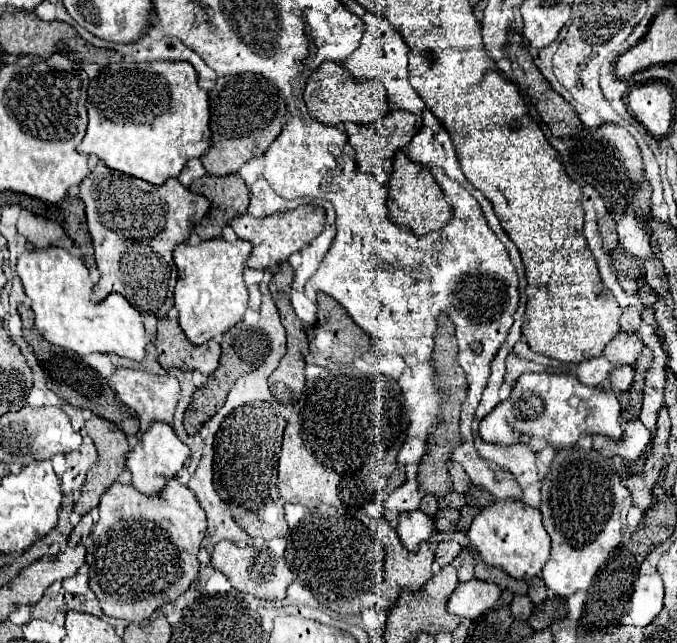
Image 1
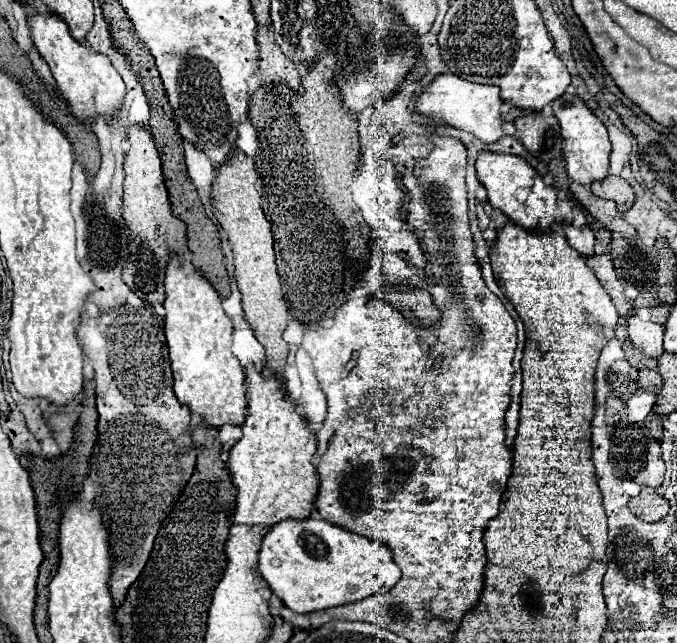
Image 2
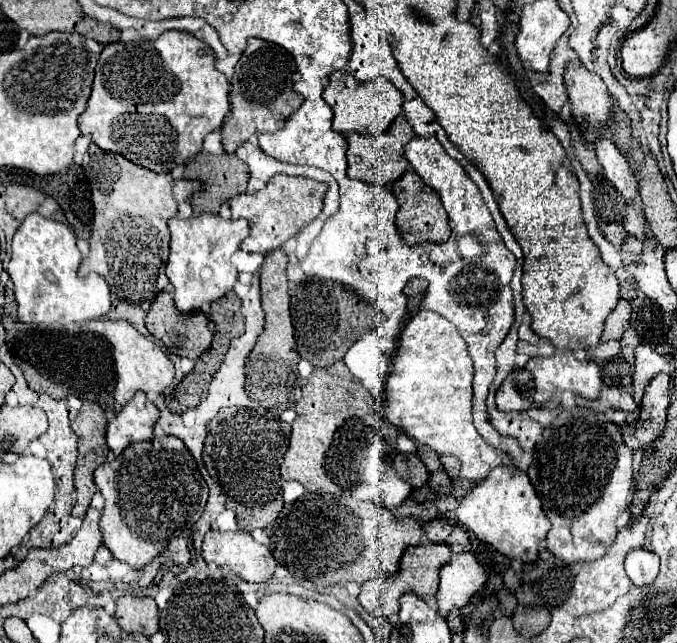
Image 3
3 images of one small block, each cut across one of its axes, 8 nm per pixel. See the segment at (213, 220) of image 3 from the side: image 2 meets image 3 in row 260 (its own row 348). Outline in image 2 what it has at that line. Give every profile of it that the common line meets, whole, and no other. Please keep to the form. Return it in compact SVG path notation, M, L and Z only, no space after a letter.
M176 256L170 258L164 288L164 330L176 398L180 404L186 404L192 414L204 418L202 422L206 426L242 426L247 408L246 378L238 358L232 354L232 322L224 314L216 290L196 270L186 268L186 262L180 262Z

